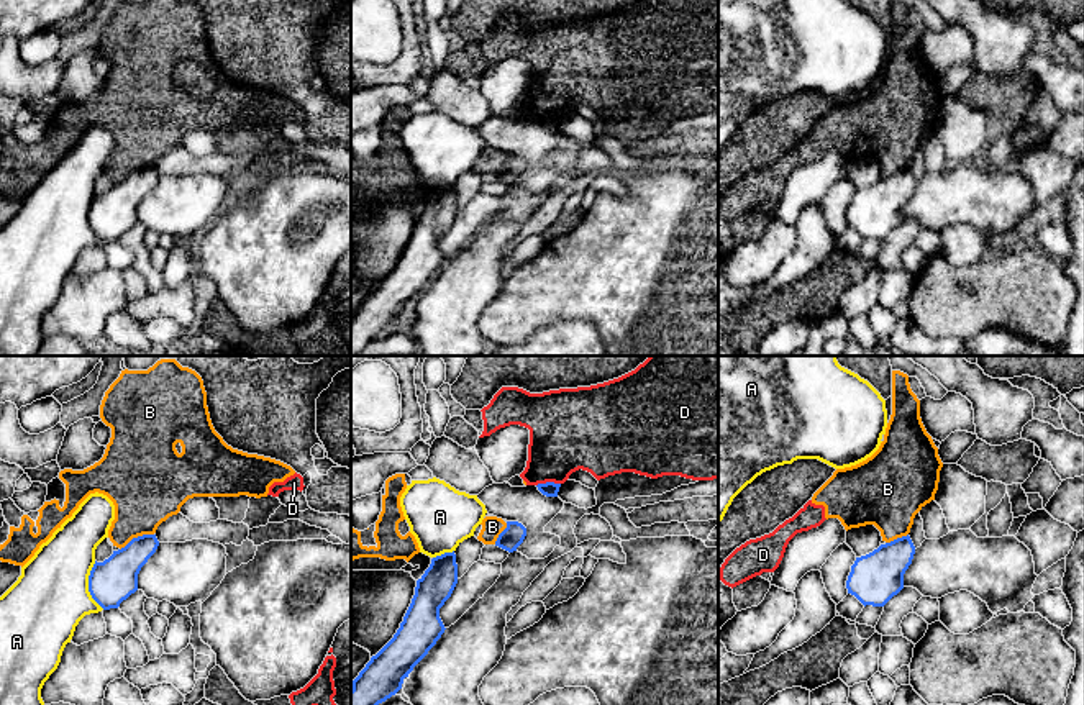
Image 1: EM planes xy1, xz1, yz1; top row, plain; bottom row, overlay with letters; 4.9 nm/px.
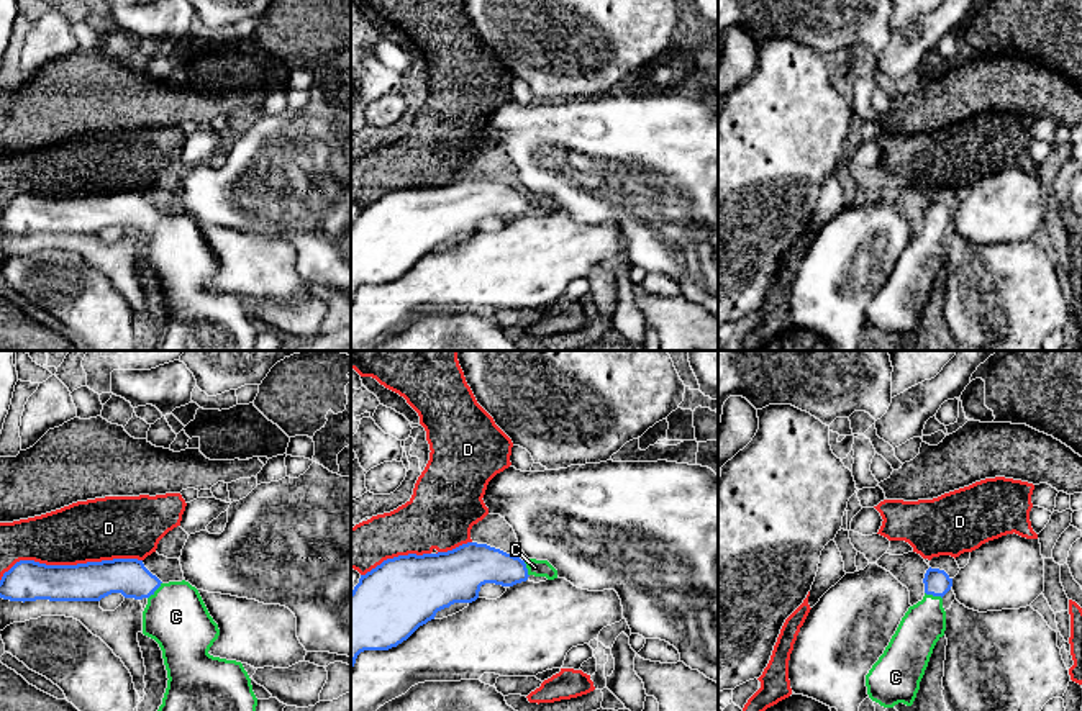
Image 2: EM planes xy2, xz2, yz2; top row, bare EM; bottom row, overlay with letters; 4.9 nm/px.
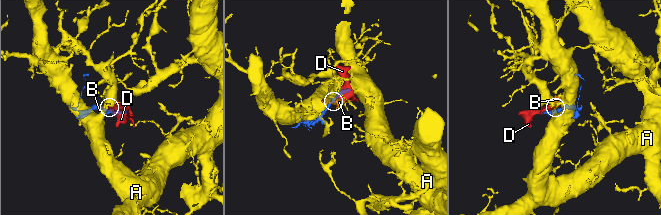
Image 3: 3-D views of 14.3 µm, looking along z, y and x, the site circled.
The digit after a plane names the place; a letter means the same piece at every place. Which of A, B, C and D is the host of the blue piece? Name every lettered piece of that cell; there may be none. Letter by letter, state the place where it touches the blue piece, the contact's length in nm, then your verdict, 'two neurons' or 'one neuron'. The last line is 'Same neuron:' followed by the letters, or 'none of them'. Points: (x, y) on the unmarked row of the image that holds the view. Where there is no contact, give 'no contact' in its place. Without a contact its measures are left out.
A: xy1 (89, 218) | 240 nm | two neurons
B: xy1 (138, 169) | 190 nm | two neurons
C: xy2 (156, 221) | 110 nm | one neuron
D: xy2 (69, 199) | 700 nm | two neurons
Same neuron: C

